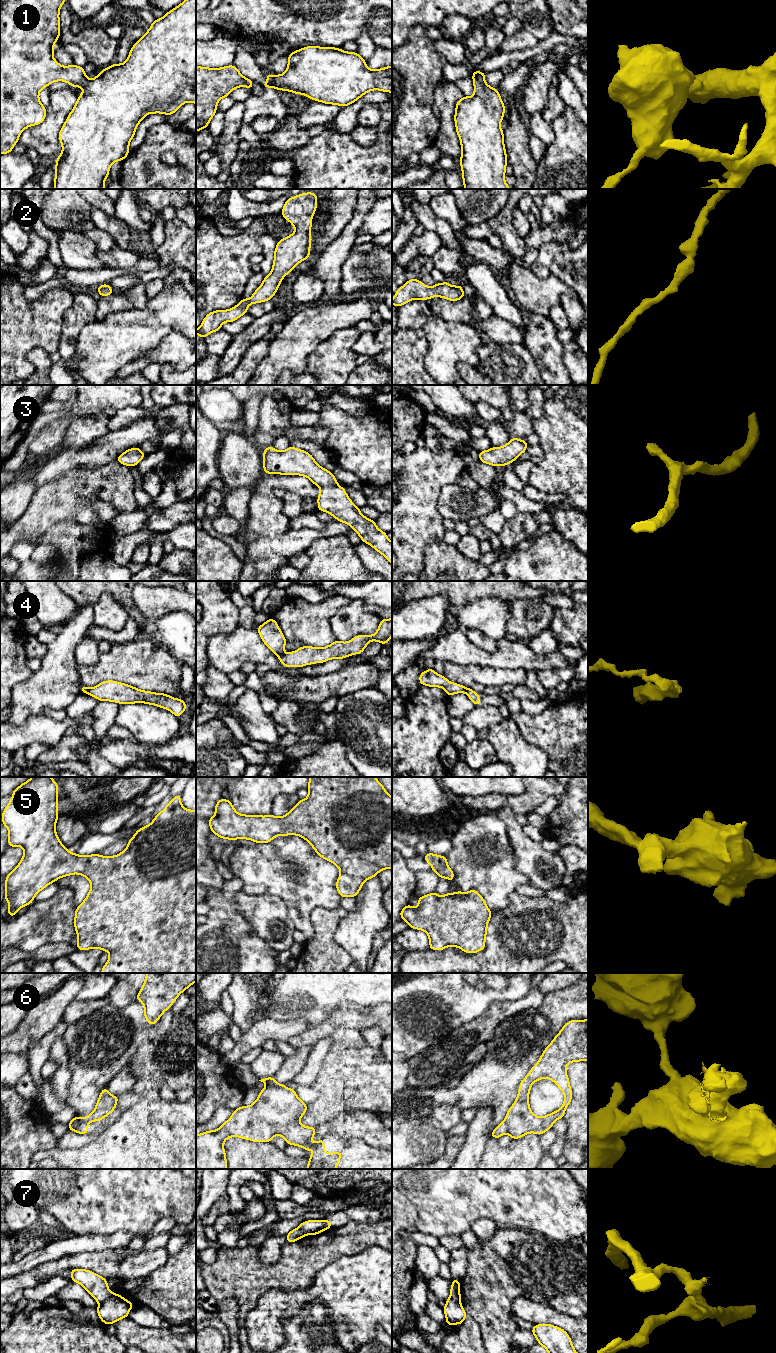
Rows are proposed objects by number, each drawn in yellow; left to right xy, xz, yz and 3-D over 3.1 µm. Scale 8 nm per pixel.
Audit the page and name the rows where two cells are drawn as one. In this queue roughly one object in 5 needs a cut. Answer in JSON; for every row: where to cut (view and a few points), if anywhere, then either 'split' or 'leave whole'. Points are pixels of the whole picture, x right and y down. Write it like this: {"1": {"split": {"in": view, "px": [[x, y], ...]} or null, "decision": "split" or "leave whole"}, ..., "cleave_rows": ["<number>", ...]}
{"1": {"split": null, "decision": "leave whole"}, "2": {"split": null, "decision": "leave whole"}, "3": {"split": null, "decision": "leave whole"}, "4": {"split": {"in": "xz", "px": [[284, 654], [278, 657]]}, "decision": "split"}, "5": {"split": null, "decision": "leave whole"}, "6": {"split": {"in": "xy", "px": [[87, 1122], [81, 1122], [74, 1128], [68, 1126]]}, "decision": "split"}, "7": {"split": {"in": "xy", "px": [[112, 1294], [100, 1304]]}, "decision": "split"}, "cleave_rows": ["4", "6", "7"]}

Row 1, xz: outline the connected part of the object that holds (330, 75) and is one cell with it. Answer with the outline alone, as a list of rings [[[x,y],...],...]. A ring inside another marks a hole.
[[[308,46],[293,51],[283,74],[266,76],[263,88],[303,94],[341,107],[372,90],[392,93],[392,66],[372,70],[357,52],[334,47]]]

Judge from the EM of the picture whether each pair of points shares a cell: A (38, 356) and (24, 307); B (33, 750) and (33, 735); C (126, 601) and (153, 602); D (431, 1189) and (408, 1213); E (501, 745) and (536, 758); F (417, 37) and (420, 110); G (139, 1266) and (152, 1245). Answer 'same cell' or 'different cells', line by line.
A: different cells
B: different cells
C: different cells
D: different cells
E: same cell
F: same cell
G: different cells

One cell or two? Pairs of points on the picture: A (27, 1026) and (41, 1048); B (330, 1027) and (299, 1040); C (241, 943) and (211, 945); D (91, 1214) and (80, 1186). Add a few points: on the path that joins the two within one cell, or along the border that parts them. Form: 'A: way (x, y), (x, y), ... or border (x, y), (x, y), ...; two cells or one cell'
A: border (57, 1024), (39, 1040); two cells
B: way (322, 1029), (307, 1038); one cell
C: way (234, 941), (229, 937), (218, 945); one cell
D: way (91, 1207), (91, 1197), (87, 1193); one cell

